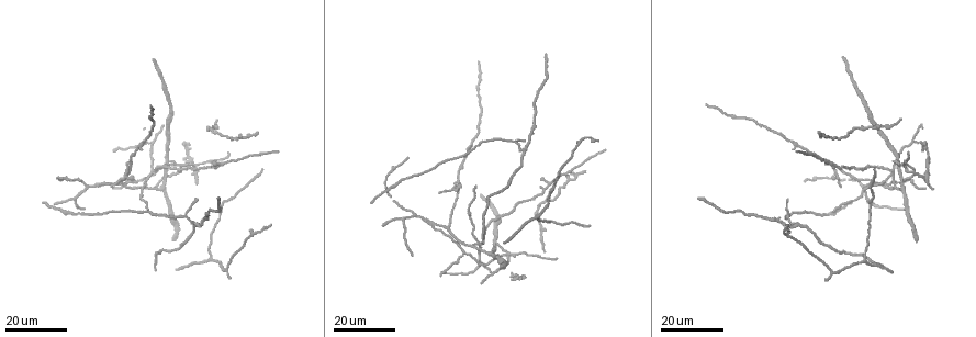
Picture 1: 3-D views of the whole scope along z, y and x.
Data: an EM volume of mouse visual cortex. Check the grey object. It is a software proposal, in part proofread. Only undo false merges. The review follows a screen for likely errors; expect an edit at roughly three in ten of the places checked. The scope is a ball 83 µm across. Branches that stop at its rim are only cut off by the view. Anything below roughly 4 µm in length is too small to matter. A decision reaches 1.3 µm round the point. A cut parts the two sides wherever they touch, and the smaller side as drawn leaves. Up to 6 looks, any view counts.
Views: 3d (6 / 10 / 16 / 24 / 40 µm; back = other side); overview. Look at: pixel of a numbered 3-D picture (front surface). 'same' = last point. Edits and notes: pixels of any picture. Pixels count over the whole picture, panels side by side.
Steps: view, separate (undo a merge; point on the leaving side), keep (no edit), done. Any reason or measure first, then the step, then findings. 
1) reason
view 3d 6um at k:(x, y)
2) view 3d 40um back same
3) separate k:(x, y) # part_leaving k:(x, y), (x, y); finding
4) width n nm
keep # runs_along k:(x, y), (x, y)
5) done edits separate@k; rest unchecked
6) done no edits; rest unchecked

small branch off a trunk
view 3d 16um at 1:(786, 218)

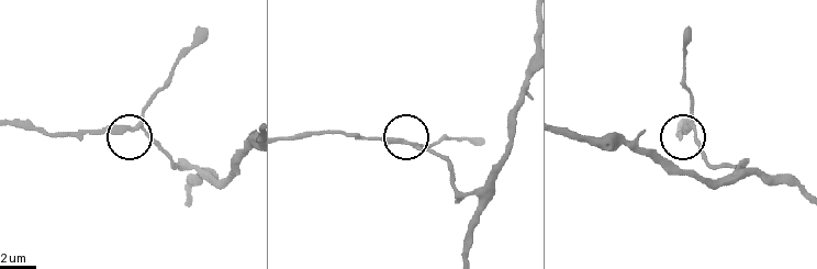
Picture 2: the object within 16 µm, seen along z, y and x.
view 3d 10um at 2:(139, 123)

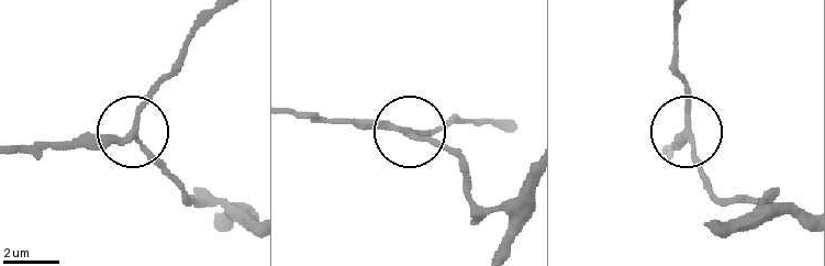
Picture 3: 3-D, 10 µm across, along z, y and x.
side_arm 7 um; arms 3
separate 3:(147, 99) # a second neuron is stuck on

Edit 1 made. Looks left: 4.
side arm on a straight run
view 3d 24um at 1:(914, 140)

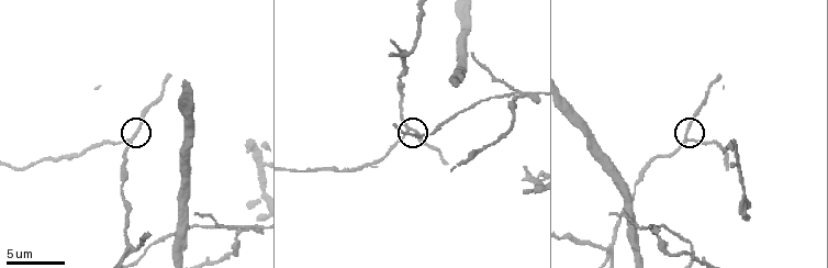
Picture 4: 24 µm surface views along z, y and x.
view 3d 6um at 4:(407, 130)

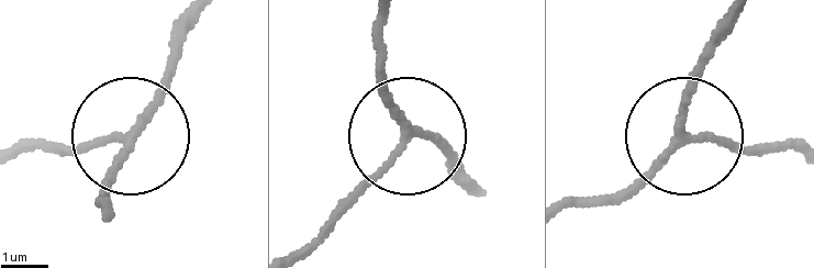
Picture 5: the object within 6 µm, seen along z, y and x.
view 3d 6um back at 5:(133, 129)

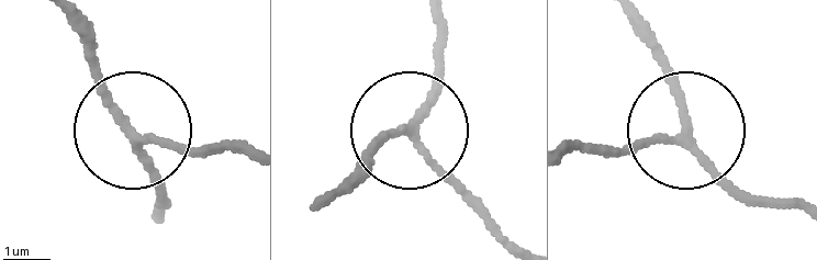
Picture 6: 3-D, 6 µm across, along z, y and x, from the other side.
keep # continuous, no second neuron

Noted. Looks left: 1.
done edits separate@3; rest unchecked

